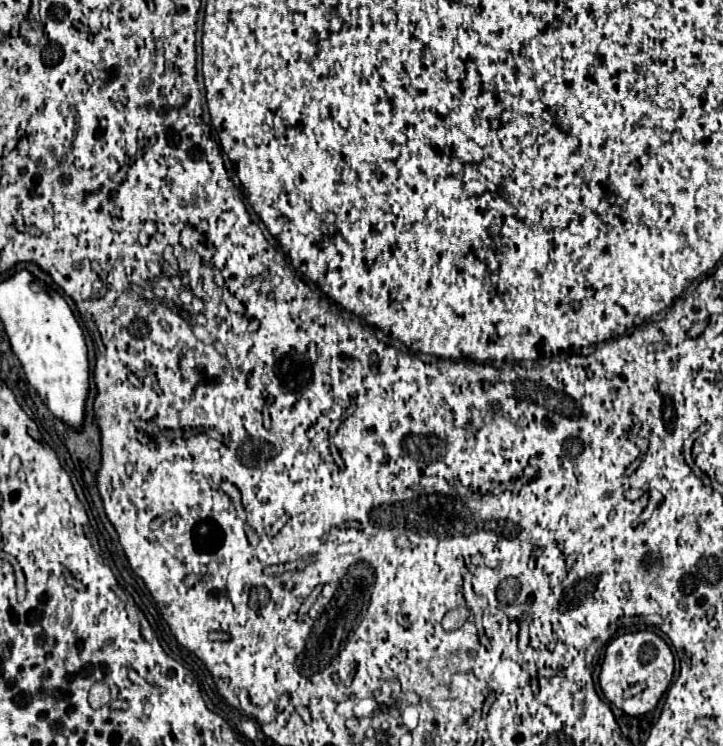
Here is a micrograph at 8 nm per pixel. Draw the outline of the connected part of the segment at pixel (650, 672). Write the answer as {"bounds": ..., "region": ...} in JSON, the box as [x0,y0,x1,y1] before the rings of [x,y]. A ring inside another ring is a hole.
{"bounds":[600,632,674,716],"region":[[[634,632],[614,638],[604,654],[600,670],[600,688],[604,696],[628,716],[640,716],[656,708],[662,694],[668,690],[674,674],[674,654],[670,646],[654,632]]]}

